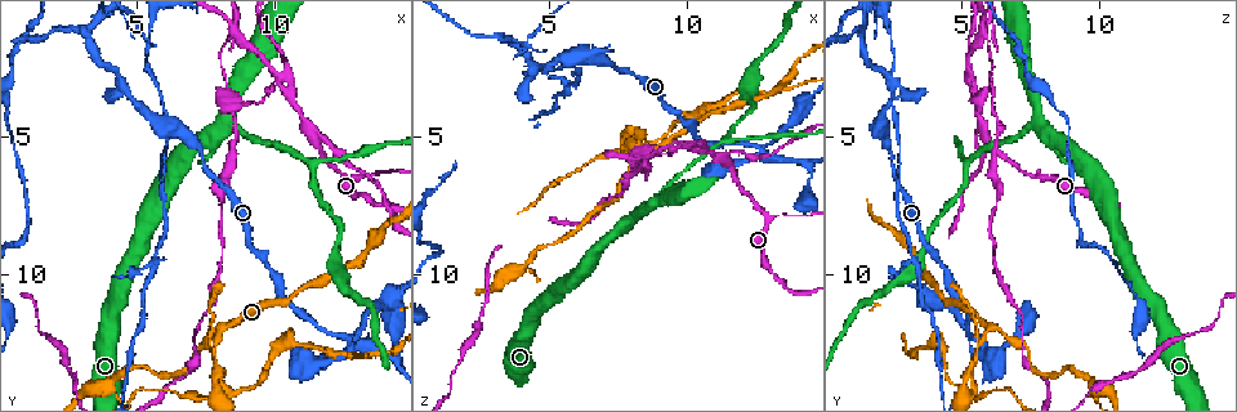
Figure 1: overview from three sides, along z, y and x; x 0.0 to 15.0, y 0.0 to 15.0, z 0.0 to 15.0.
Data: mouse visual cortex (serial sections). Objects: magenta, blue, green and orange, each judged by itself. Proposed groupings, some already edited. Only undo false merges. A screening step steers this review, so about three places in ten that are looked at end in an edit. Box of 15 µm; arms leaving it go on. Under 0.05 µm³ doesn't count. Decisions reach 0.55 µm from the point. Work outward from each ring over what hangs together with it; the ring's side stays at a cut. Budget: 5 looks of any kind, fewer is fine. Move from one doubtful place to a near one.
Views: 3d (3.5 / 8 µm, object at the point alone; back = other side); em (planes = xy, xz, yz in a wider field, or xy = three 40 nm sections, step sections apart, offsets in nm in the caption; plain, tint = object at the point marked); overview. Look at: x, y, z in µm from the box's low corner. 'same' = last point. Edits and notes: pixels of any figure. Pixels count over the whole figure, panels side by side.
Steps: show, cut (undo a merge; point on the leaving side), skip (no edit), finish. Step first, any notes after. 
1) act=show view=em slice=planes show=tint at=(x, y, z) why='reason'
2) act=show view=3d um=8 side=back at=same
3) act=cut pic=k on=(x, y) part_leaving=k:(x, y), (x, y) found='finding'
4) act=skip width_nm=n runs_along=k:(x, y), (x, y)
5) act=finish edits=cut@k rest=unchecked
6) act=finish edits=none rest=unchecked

act=show view=3d um=3.5 at=(4.0, 14.0, 9.8) why='small branch off a trunk'

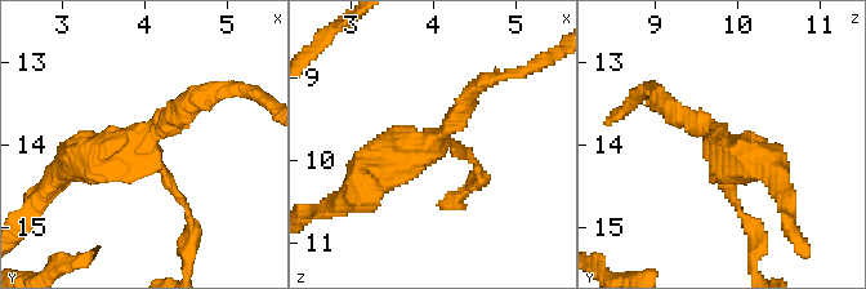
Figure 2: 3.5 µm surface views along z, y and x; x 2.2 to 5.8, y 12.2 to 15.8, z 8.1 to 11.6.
act=show view=em slice=xy step=3 show=tint at=(4.05, 14.00, 9.75)

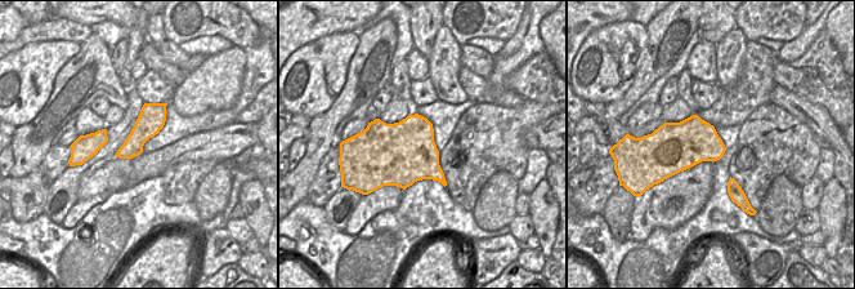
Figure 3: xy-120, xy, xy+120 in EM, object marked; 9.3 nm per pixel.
act=skip arms=3 arm_widths_nm=150,200,450 runs_along=2:(481, 83), (425, 146), (397, 146), (366, 178) found='all the same cell'

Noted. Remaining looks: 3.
act=show view=3d um=3.5 side=back at=(3.2, 1.3, 1.3) why='three arms meet'

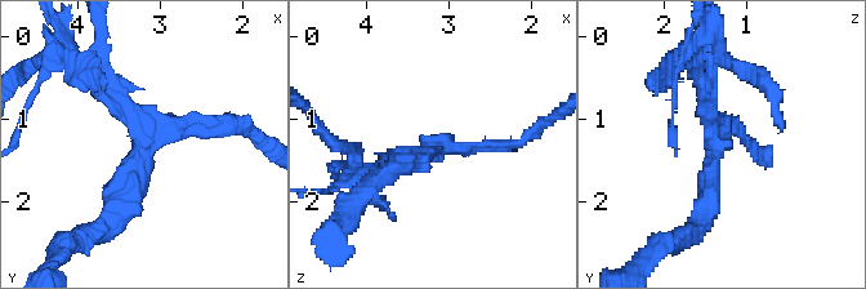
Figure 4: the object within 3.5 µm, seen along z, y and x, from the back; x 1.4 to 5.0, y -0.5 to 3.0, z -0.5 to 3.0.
act=show view=em slice=planes show=tint at=(3.25, 1.35, 1.35)

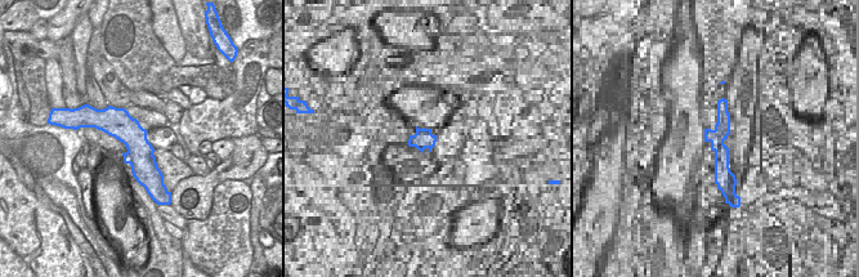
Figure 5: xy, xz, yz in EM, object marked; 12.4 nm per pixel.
act=show view=em slice=xy step=3 show=tint at=same why='another direction'

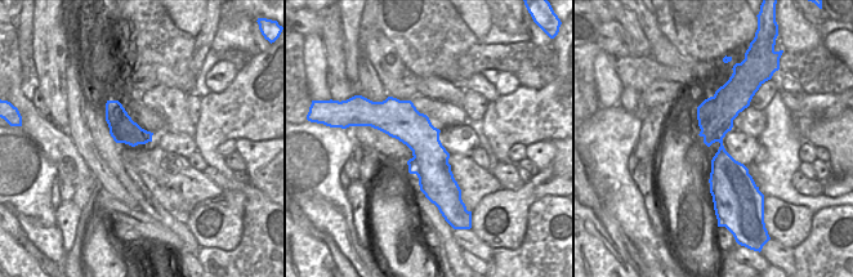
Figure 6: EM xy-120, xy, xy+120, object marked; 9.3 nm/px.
act=cut pic=4 on=(101, 97) part_leaving=4:(133, 125), (62, 50), (62, 39) found='two cells meet here'

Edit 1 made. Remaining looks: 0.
act=finish edits=cut@4 rest=unchecked

